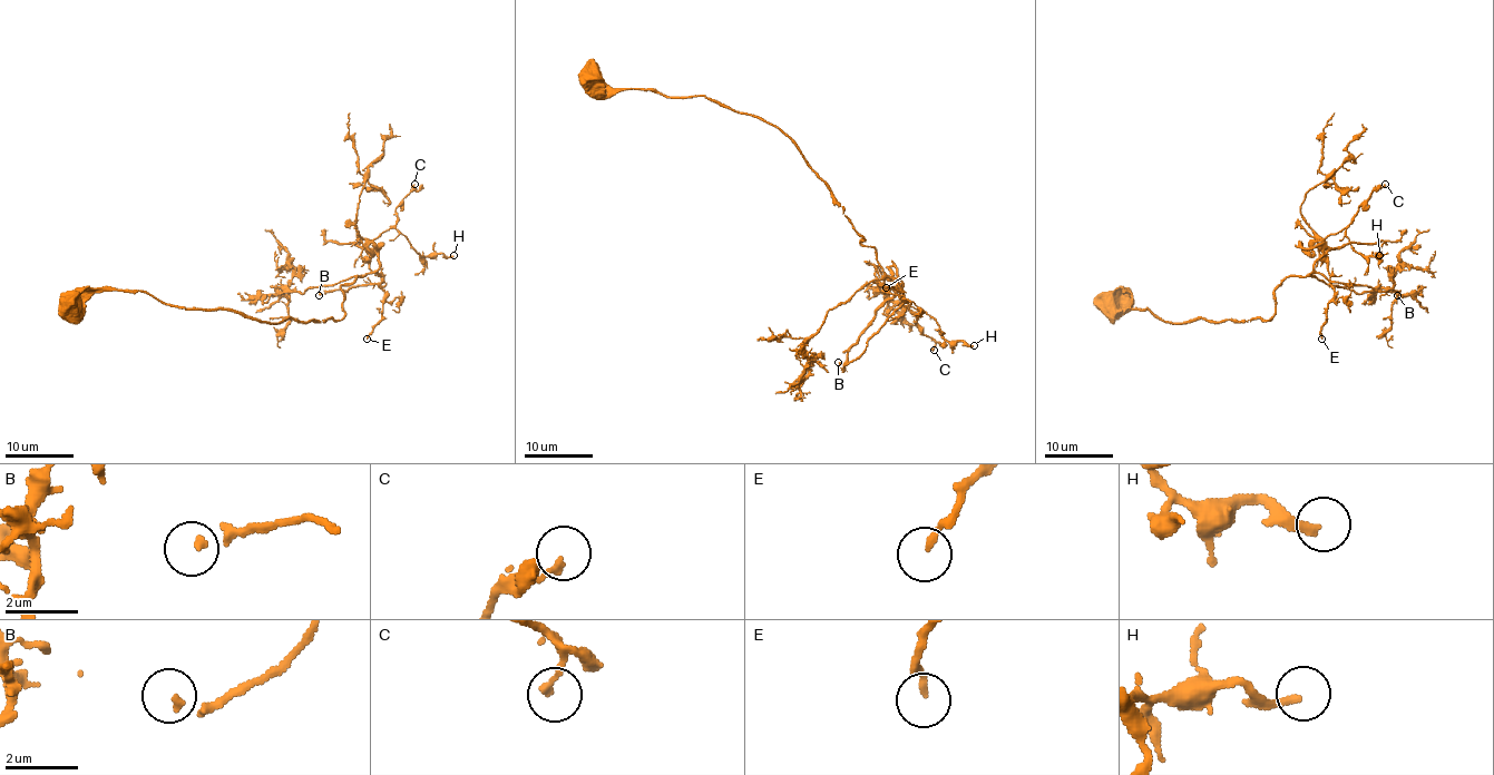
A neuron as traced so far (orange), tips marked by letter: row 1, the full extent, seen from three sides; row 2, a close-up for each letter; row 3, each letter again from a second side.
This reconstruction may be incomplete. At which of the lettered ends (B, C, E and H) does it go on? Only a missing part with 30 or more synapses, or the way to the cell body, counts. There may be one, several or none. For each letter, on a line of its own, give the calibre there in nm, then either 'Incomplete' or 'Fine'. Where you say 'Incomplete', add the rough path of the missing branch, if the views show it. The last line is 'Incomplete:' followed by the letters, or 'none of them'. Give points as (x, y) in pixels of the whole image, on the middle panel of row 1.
B: Thickness 160 nm. Fine
C: Thickness 170 nm. Fine
E: Thickness 170 nm. Fine
H: Thickness 240 nm. Fine
Incomplete: none of them

